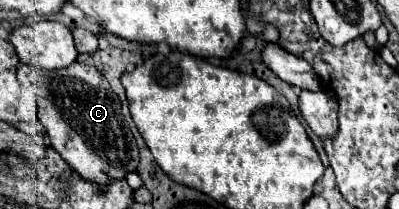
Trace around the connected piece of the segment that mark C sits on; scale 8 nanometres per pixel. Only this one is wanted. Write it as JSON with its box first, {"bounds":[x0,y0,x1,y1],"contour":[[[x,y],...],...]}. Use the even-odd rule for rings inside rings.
{"bounds":[18,61,138,187],"contour":[[[74,61],[70,67],[54,73],[20,63],[18,79],[22,85],[38,87],[38,109],[44,109],[44,113],[38,113],[38,119],[48,131],[50,145],[82,179],[102,187],[110,177],[120,179],[128,171],[136,171],[138,147],[134,143],[134,135],[122,117],[120,99],[96,67]]]}

